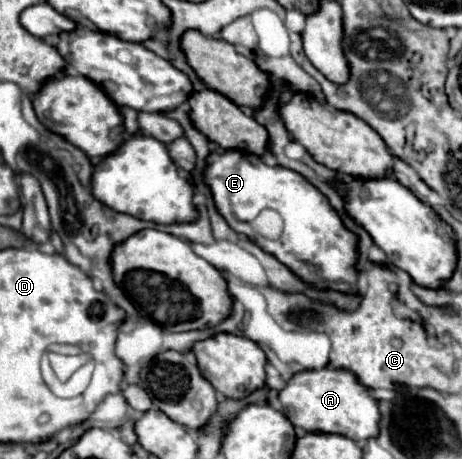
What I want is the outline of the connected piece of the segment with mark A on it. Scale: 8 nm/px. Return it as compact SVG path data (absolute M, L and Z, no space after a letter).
M320 368L298 372L284 390L280 390L280 402L286 418L300 432L314 434L340 434L350 440L370 440L380 434L380 410L378 400L370 396L370 390L358 380L358 376L344 368Z

